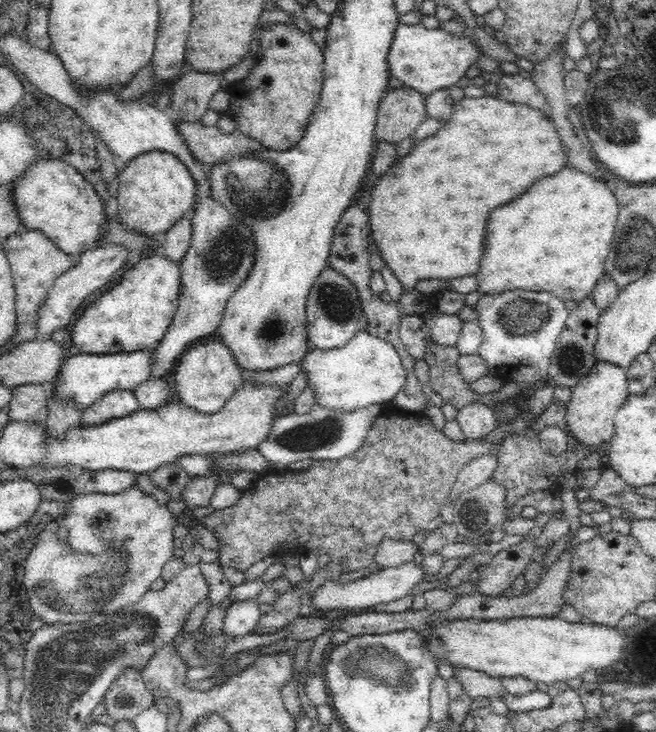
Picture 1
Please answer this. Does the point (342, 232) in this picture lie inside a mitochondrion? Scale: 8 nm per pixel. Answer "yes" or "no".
no

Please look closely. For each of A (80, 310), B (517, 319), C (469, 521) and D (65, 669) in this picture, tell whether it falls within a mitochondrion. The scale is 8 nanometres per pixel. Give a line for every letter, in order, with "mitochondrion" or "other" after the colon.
A: other
B: mitochondrion
C: other
D: mitochondrion

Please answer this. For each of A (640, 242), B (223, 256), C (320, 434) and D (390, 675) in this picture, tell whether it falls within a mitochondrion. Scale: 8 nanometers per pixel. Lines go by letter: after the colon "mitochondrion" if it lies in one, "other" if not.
A: mitochondrion
B: mitochondrion
C: mitochondrion
D: mitochondrion

